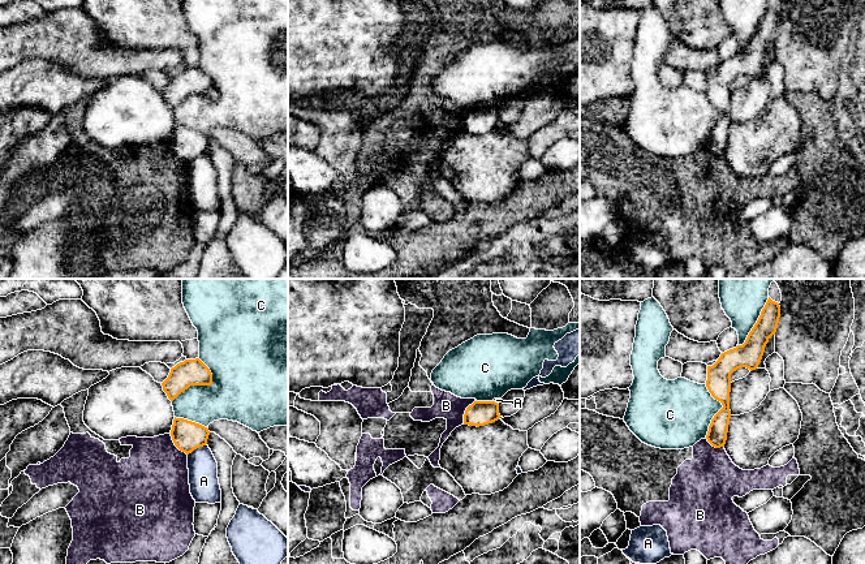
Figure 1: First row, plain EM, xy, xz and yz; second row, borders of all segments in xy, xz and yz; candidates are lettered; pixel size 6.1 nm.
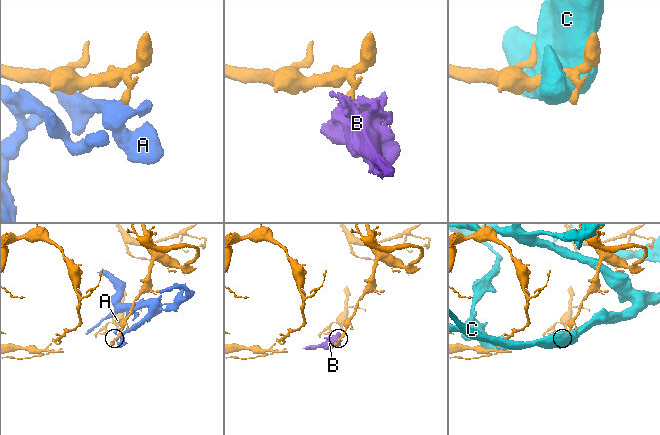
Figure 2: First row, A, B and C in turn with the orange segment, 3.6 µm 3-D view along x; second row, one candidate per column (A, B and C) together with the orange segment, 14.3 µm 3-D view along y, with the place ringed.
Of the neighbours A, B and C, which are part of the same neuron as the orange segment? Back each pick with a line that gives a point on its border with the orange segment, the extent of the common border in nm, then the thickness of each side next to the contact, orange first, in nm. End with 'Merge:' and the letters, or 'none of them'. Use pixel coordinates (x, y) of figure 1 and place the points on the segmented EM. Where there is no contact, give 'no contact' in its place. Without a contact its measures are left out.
Merge: none of them

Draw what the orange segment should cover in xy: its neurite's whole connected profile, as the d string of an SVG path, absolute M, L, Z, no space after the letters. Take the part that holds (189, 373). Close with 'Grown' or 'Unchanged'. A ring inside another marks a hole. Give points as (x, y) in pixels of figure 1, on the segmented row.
M185 360L171 369L168 378L162 383L163 391L173 401L190 386L211 386L212 374L199 360Z. Unchanged

